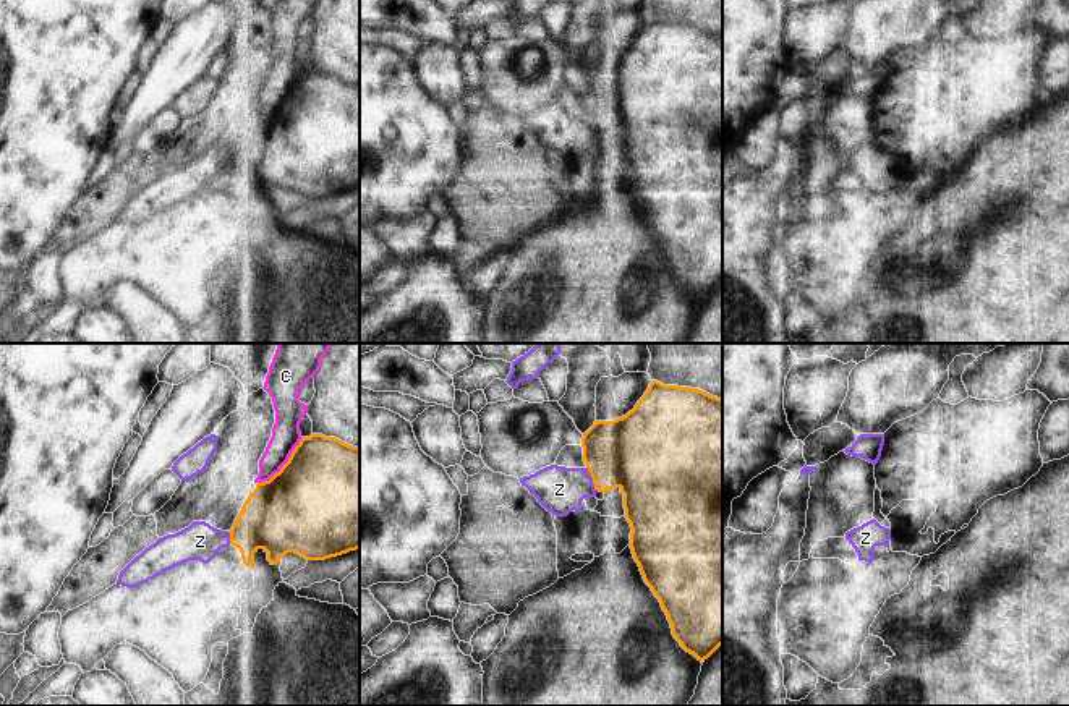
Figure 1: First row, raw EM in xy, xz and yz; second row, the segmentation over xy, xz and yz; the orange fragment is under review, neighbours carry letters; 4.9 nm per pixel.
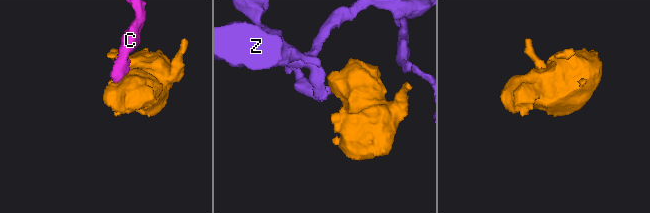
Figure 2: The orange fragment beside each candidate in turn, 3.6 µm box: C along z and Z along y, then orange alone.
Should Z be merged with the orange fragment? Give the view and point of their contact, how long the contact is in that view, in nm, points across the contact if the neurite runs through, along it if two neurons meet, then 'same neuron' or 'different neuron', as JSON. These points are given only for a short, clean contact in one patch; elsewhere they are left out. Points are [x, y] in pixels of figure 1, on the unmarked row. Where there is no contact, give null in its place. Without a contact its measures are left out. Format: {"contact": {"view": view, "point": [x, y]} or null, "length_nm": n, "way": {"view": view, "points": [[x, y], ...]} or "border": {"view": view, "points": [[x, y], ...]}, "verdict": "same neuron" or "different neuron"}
{"contact": {"view": "xz", "point": [591, 114]}, "length_nm": 130, "border": {"view": "xz", "points": [[587, 104], [596, 127]]}, "verdict": "different neuron"}

